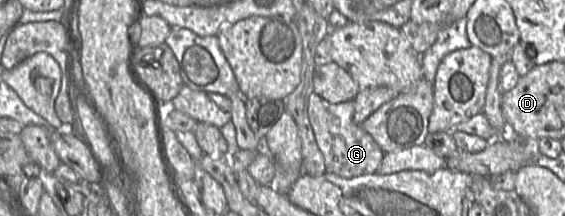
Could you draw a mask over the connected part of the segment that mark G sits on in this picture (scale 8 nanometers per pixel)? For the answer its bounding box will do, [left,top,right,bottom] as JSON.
[307,93,385,178]

